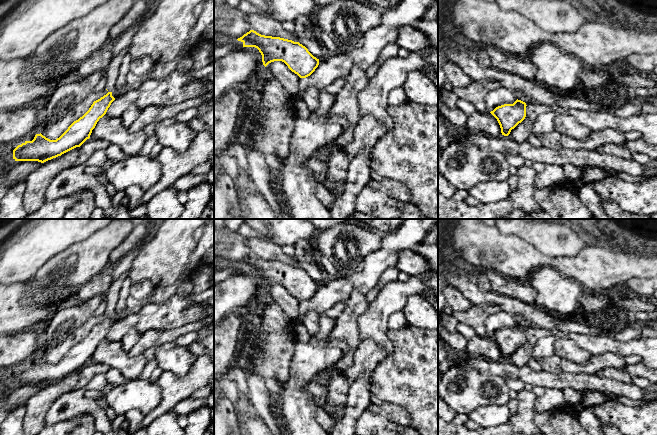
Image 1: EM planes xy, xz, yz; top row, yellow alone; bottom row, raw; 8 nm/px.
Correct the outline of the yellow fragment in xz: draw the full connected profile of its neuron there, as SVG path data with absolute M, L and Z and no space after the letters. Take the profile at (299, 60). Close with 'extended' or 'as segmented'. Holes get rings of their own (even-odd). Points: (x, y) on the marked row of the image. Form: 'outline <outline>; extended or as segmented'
outline M250 30L237 40L243 43L243 47L257 48L265 67L271 62L282 61L300 78L310 76L319 65L319 59L299 42L261 35L254 30Z; as segmented

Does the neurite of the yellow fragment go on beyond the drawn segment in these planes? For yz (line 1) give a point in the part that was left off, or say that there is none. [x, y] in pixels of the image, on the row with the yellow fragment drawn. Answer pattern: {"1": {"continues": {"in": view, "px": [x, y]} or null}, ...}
{"1": {"continues": null}}

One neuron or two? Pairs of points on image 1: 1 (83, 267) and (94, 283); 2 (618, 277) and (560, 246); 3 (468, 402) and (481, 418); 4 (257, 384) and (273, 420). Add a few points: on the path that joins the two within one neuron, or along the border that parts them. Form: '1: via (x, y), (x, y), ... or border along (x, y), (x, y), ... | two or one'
1: border along (96, 274), (79, 287) | two
2: border along (584, 246), (573, 256), (553, 257) | two
3: border along (497, 404), (483, 405), (468, 415) | two
4: via (258, 393), (267, 411) | one

